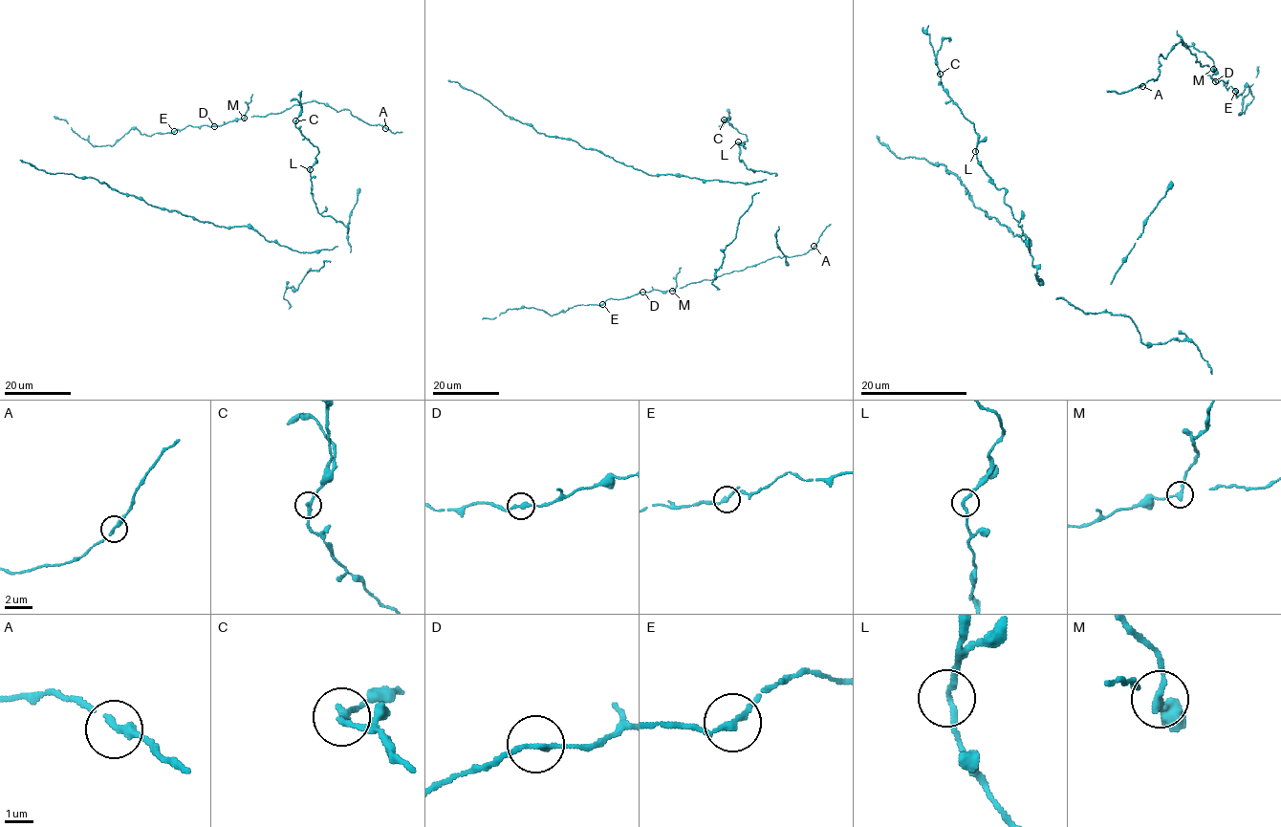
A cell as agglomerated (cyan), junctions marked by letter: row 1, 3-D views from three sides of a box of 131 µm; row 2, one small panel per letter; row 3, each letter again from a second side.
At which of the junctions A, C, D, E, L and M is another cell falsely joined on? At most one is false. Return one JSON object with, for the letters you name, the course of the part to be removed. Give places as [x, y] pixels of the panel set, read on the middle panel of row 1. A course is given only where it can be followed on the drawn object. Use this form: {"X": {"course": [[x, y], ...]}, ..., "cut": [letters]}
{"M": {"course": [[672, 291], [681, 267]]}, "cut": ["M"]}

